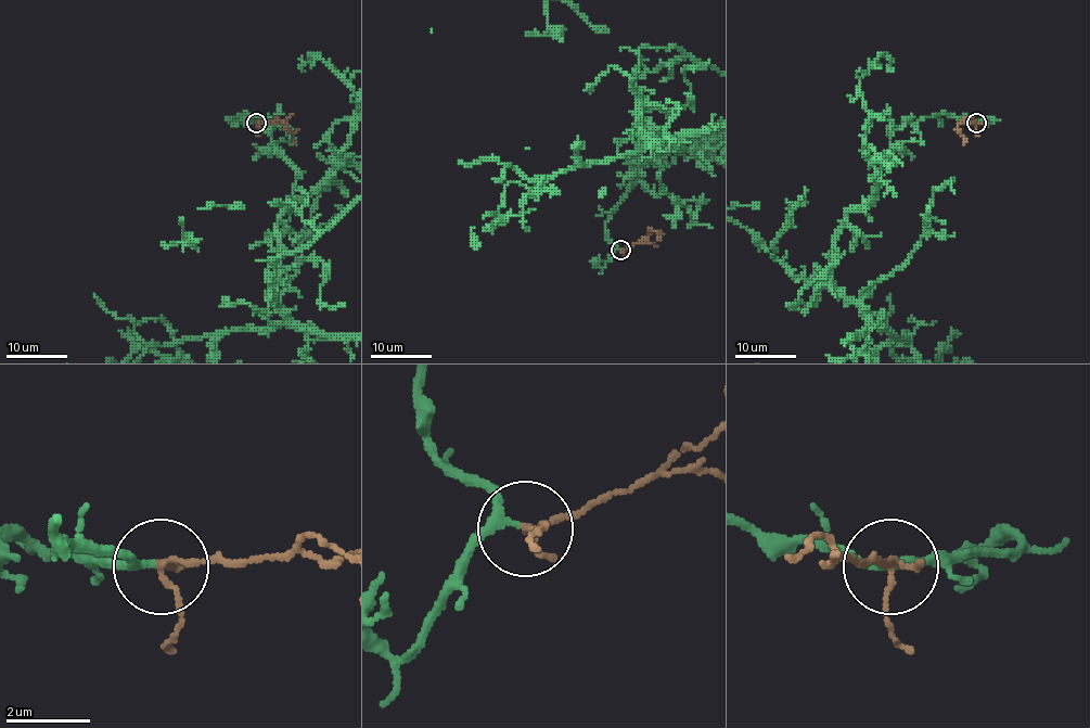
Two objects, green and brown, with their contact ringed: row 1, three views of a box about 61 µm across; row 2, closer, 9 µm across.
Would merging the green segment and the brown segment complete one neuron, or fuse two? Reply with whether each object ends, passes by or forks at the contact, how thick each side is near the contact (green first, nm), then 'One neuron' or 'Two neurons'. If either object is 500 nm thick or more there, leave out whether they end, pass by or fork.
At the ring green passes by. At the ring brown passes by. Thickness 180 nm (green) against 140 nm. One neuron

